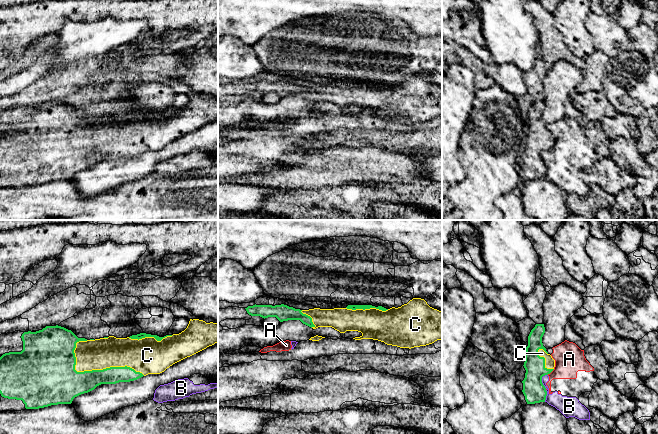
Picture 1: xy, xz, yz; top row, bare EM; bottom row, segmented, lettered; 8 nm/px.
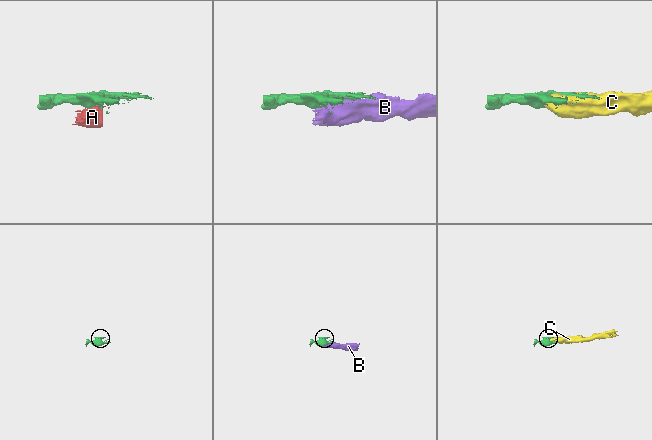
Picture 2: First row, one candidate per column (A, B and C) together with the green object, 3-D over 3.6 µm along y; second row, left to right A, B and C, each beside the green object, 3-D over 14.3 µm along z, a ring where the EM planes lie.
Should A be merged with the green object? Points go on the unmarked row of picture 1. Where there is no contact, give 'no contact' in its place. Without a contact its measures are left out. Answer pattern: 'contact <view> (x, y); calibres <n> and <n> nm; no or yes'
contact yz (550, 148); calibres 180 and 240 nm; no

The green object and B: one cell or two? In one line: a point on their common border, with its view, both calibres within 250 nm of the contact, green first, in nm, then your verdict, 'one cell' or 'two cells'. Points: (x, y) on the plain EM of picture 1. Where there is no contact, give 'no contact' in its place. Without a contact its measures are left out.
yz (541, 157) | 180/130 nm | two cells

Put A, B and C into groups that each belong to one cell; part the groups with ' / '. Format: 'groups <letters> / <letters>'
groups A B / C

